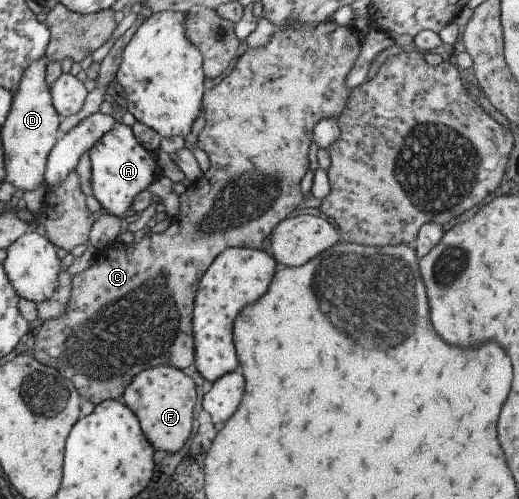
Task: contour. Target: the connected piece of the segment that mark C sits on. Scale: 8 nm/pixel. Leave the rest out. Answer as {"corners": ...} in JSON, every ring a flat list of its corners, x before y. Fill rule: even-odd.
{"corners":[[325,22,319,24,303,24,296,28,281,29,274,31,269,43,263,47,253,47,246,50,239,58,236,59,233,69,226,77,211,89,204,89,202,96,202,111,205,125,199,131,197,137,197,148,201,149,209,159,209,168,202,176,191,185,190,189,183,191,179,196,179,209,177,215,172,217,169,227,162,233,150,233,146,229,139,233,136,238,127,245,114,240,107,245,105,249,97,250,93,265,89,265,85,271,71,276,71,297,65,305,65,311,57,319,42,321,34,330,35,343,33,343,32,357,39,364,55,369,65,379,75,387,75,391,81,400,90,401,94,406,101,403,101,400,107,398,116,398,122,395,125,387,135,378,137,373,156,367,159,365,169,365,176,369,183,370,194,361,194,342,192,337,192,304,195,295,198,292,198,284,201,277,205,274,207,267,220,255,224,250,229,248,252,248,260,247,262,241,268,237,275,225,286,219,289,213,293,212,303,195,299,191,299,182,308,170,307,161,307,143,312,141,311,125,315,125,321,119,337,119,343,111,347,111,347,103,351,97,351,88,347,87,345,77,349,69,353,67,359,51,361,51,362,38,353,27,349,25,339,25,338,23],[53,361,61,361,61,367,55,367]]}

